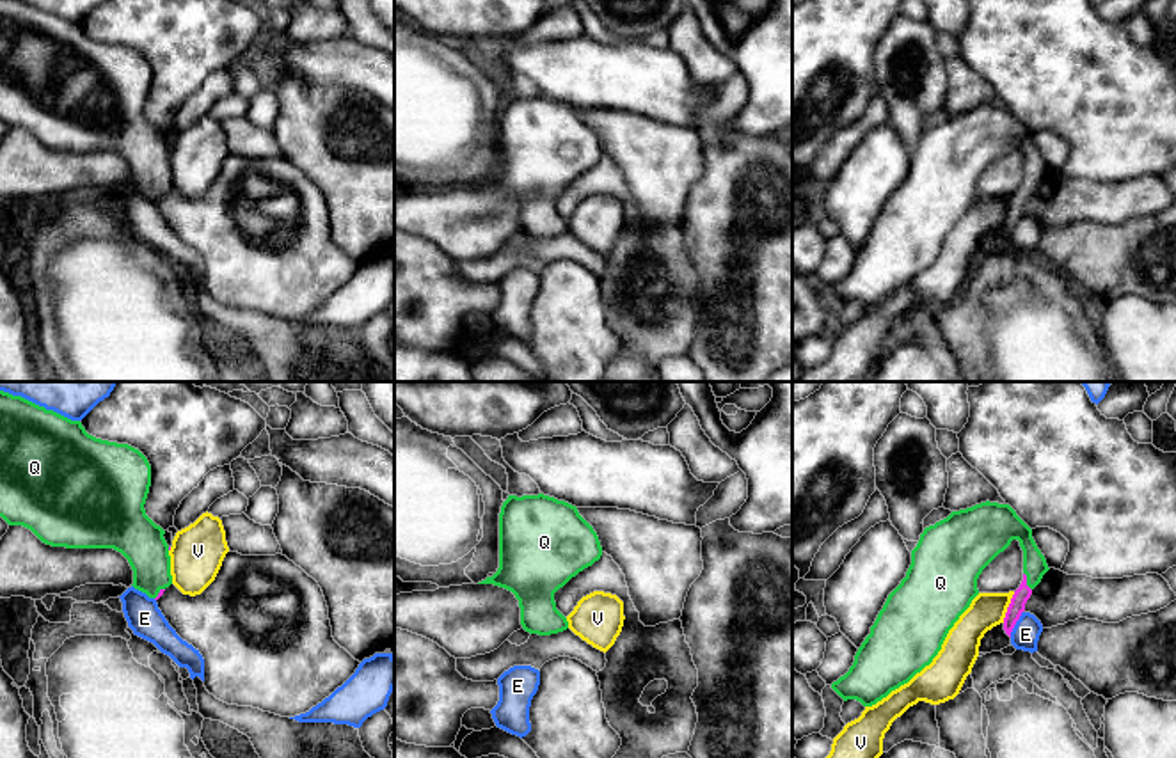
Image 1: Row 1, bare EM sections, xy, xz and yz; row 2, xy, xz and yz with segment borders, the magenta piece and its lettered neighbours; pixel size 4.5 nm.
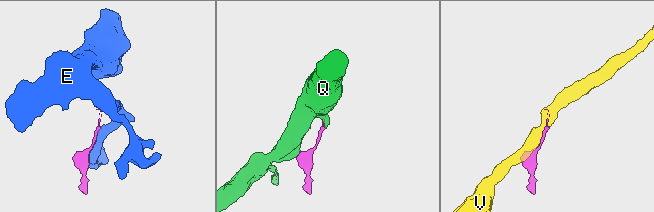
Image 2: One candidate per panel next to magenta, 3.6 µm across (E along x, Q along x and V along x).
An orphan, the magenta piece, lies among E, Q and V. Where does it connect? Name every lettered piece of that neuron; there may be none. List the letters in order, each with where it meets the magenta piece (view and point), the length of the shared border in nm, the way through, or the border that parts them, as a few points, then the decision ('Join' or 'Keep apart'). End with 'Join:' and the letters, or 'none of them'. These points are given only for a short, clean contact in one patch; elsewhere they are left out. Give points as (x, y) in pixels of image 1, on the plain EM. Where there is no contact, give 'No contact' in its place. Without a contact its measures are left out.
E: Touches magenta at yz (1015, 226). Shared border 130 nm. Keep apart
Q: Touches magenta at yz (1025, 183). Shared border 90 nm. Join
V: Touches magenta at yz (1008, 210). Shared border 160 nm. Keep apart
Join: Q

